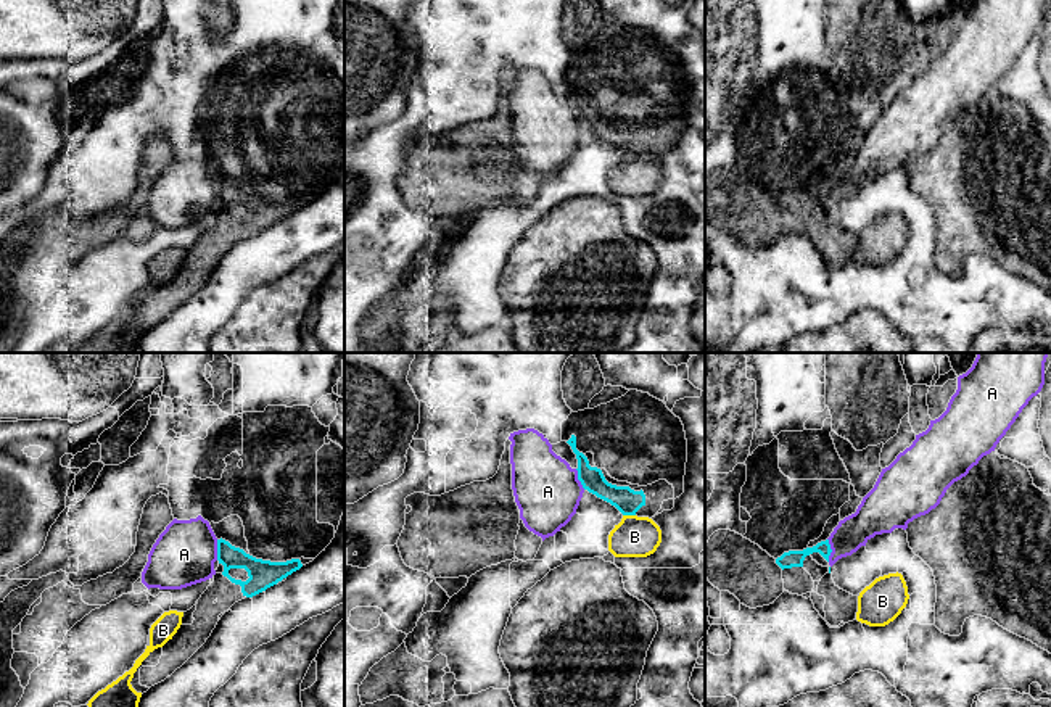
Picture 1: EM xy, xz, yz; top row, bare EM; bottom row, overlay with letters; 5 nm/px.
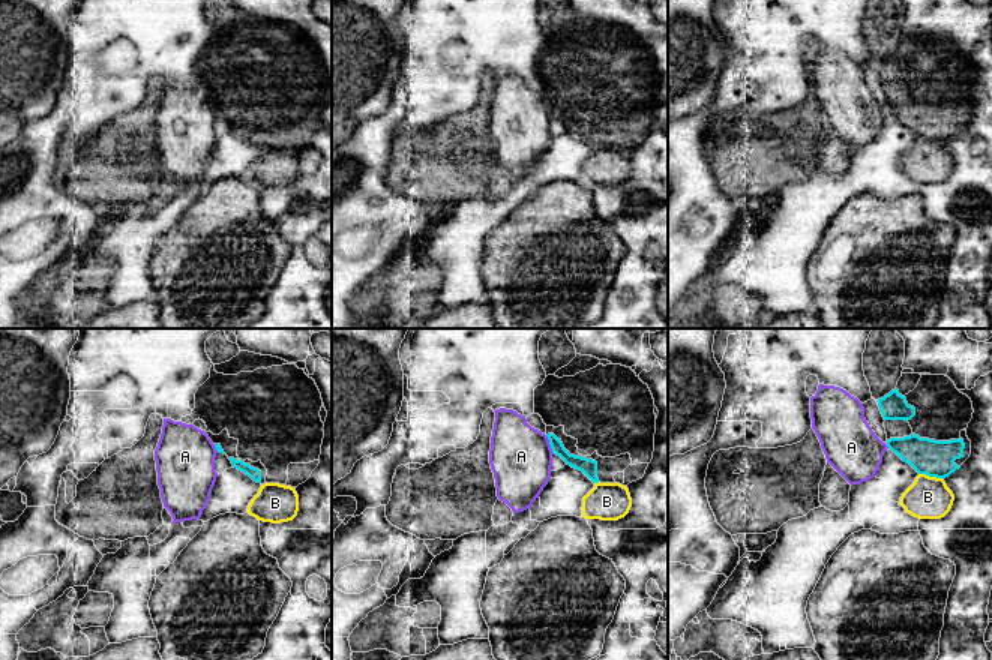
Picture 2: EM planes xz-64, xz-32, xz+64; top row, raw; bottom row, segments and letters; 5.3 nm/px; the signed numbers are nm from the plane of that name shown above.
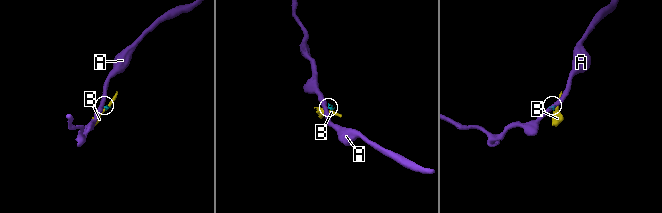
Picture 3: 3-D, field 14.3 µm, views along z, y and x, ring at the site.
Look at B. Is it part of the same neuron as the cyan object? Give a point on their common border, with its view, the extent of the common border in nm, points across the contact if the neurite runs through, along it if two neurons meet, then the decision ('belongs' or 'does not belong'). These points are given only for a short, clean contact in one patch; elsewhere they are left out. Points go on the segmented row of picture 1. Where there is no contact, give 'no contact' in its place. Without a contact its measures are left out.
xz (630, 514) | 60 nm | along xz (623, 514), (634, 516) | does not belong

